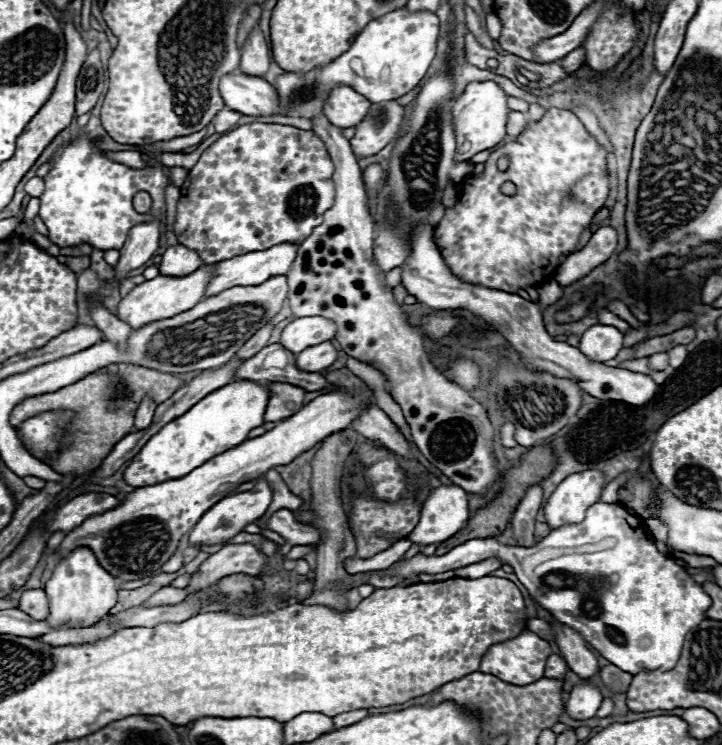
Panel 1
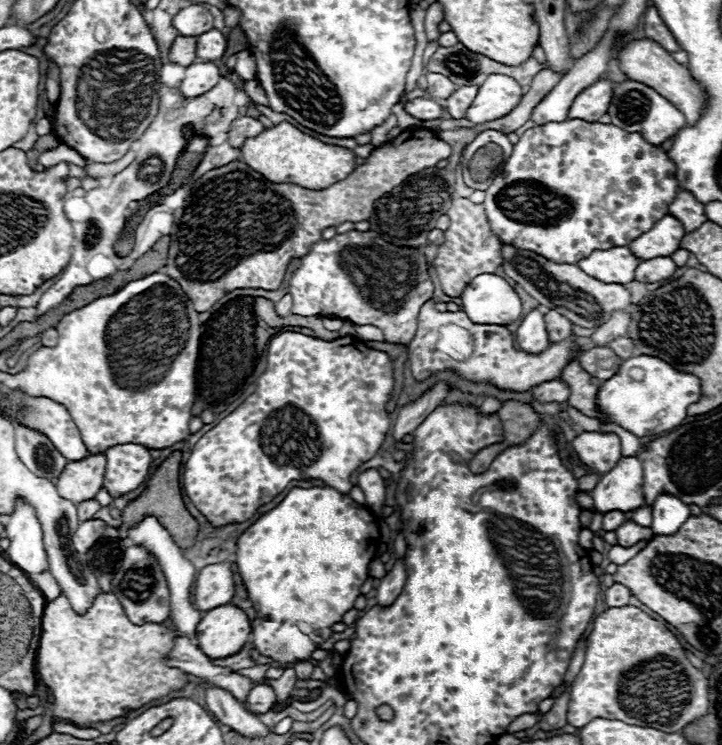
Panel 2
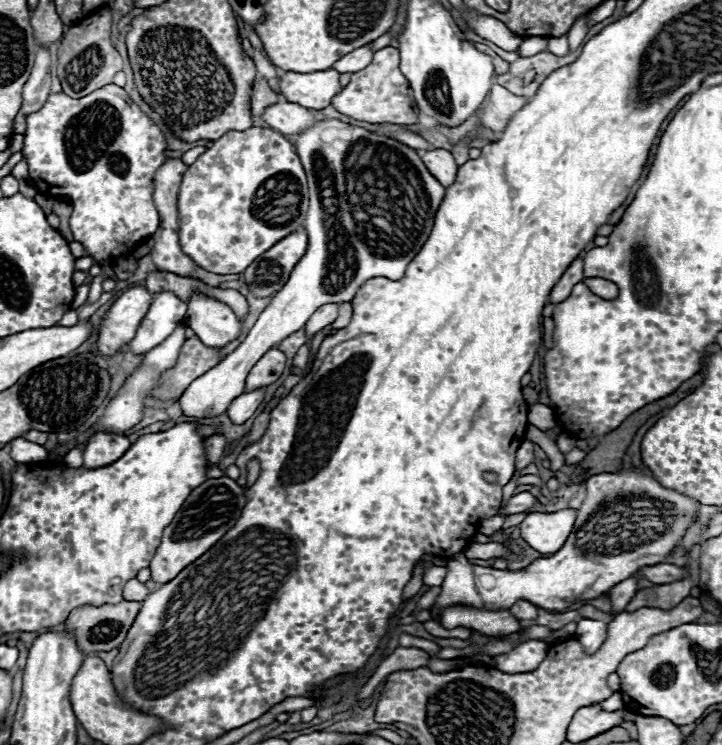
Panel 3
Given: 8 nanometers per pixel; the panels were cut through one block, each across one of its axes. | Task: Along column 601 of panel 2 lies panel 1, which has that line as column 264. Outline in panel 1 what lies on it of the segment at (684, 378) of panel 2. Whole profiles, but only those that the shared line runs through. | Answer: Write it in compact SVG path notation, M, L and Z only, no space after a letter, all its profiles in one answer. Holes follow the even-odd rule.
M236 380L218 388L194 404L184 416L168 422L144 444L124 470L126 484L136 488L136 484L158 484L160 480L172 480L172 476L186 476L192 468L198 468L204 460L216 456L216 452L226 452L228 448L242 444L252 428L262 426L266 402L268 388L252 380Z

